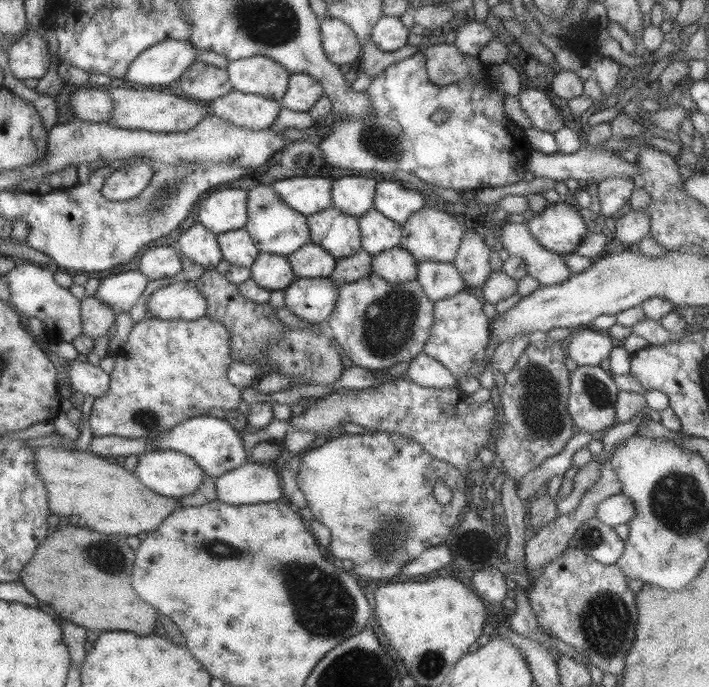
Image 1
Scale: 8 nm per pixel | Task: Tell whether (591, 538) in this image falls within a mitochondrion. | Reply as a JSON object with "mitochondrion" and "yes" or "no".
{"mitochondrion":"yes"}

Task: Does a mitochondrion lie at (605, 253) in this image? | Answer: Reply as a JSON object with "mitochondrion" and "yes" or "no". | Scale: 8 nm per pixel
{"mitochondrion":"no"}

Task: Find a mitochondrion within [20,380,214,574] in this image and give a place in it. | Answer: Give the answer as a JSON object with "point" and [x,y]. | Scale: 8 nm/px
{"point":[144,419]}

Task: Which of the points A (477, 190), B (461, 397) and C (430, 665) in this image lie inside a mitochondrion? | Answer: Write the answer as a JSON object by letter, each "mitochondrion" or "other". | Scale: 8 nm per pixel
{"A":"other","B":"other","C":"mitochondrion"}

